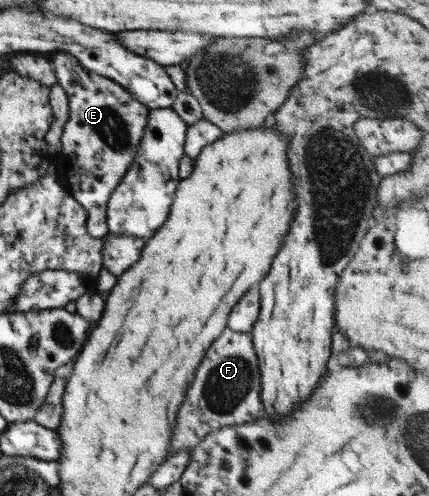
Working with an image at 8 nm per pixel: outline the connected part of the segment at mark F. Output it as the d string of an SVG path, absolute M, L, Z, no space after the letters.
M224 329L208 347L208 353L194 371L192 385L186 391L186 401L178 407L168 455L191 449L212 429L254 421L263 409L259 398L260 386L258 362L250 338L245 333Z

